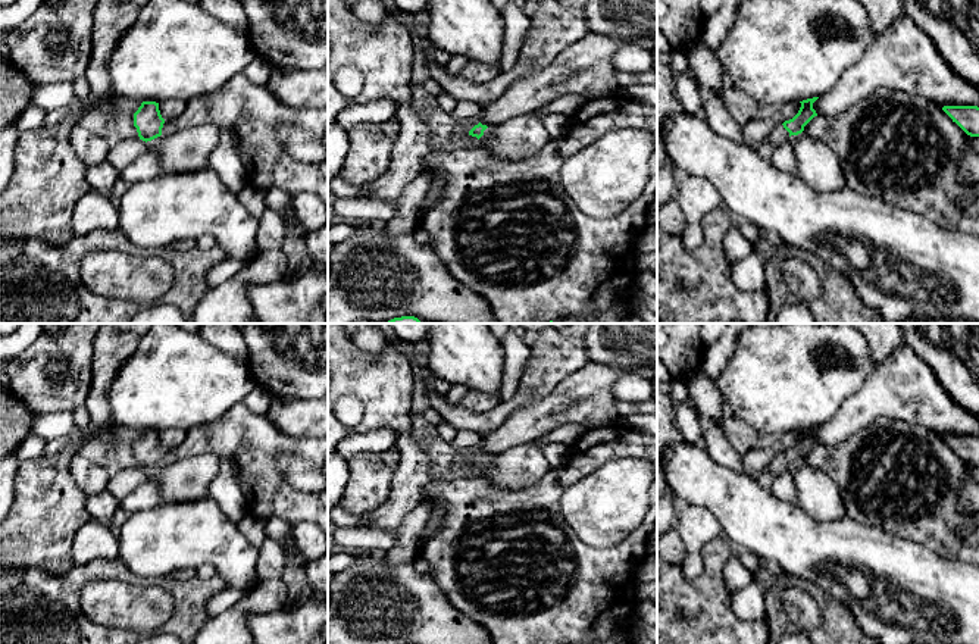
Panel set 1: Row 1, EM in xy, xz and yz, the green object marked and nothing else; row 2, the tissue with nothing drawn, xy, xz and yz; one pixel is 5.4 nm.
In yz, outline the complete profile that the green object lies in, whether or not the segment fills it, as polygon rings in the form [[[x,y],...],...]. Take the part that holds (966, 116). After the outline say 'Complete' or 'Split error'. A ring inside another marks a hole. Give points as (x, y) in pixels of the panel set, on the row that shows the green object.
[[[944,106],[942,110],[967,135],[979,137],[979,107],[978,106]]]. Complete

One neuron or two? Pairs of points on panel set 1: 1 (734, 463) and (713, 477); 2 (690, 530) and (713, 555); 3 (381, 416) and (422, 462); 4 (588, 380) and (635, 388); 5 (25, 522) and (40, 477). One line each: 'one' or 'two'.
1: two
2: two
3: two
4: two
5: one

